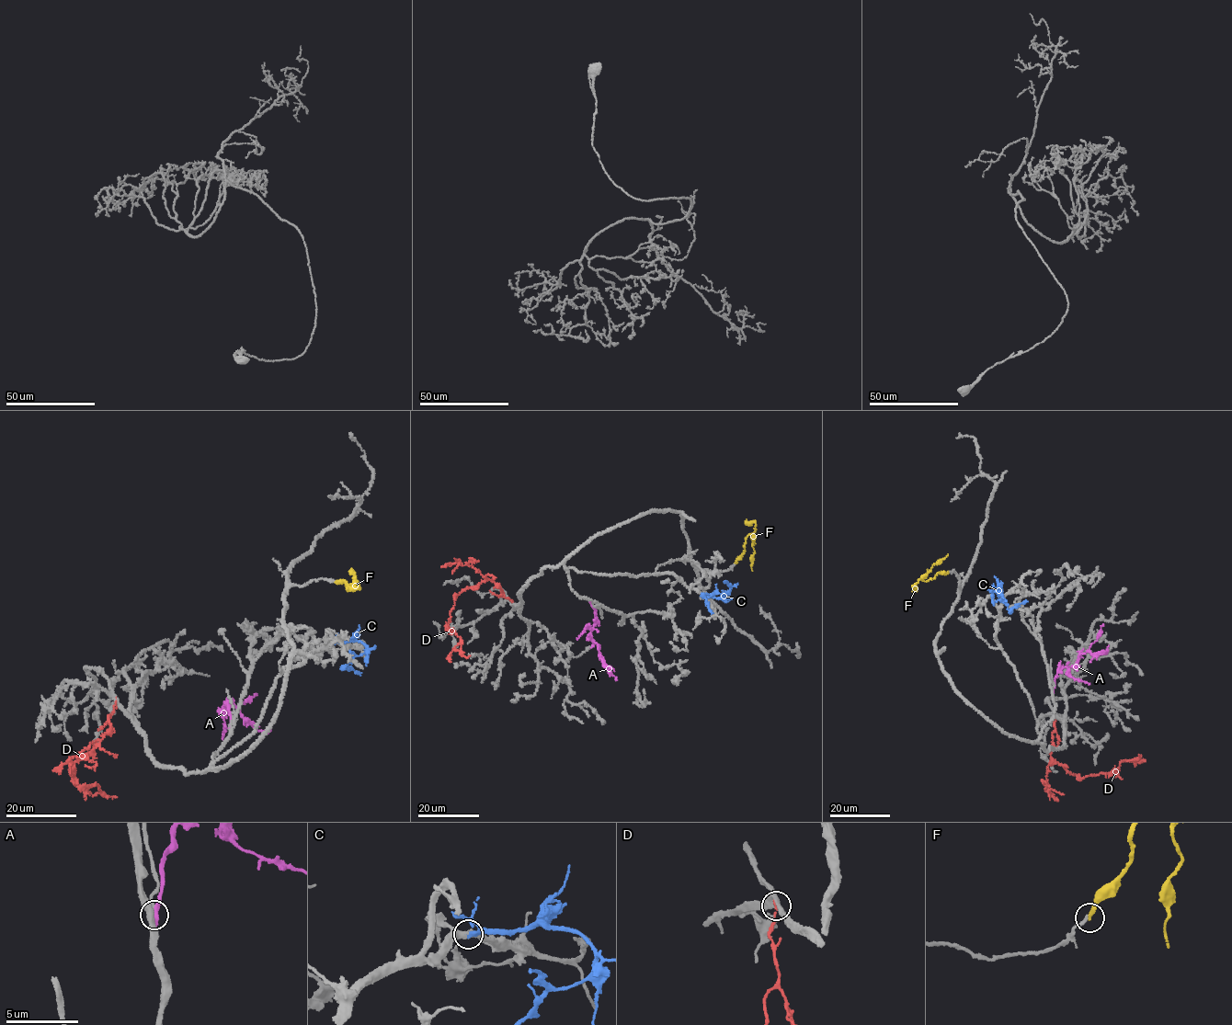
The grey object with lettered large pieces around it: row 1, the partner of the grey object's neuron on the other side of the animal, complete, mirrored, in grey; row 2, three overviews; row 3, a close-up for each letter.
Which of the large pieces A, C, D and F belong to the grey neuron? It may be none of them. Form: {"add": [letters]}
{"add": ["C"]}

